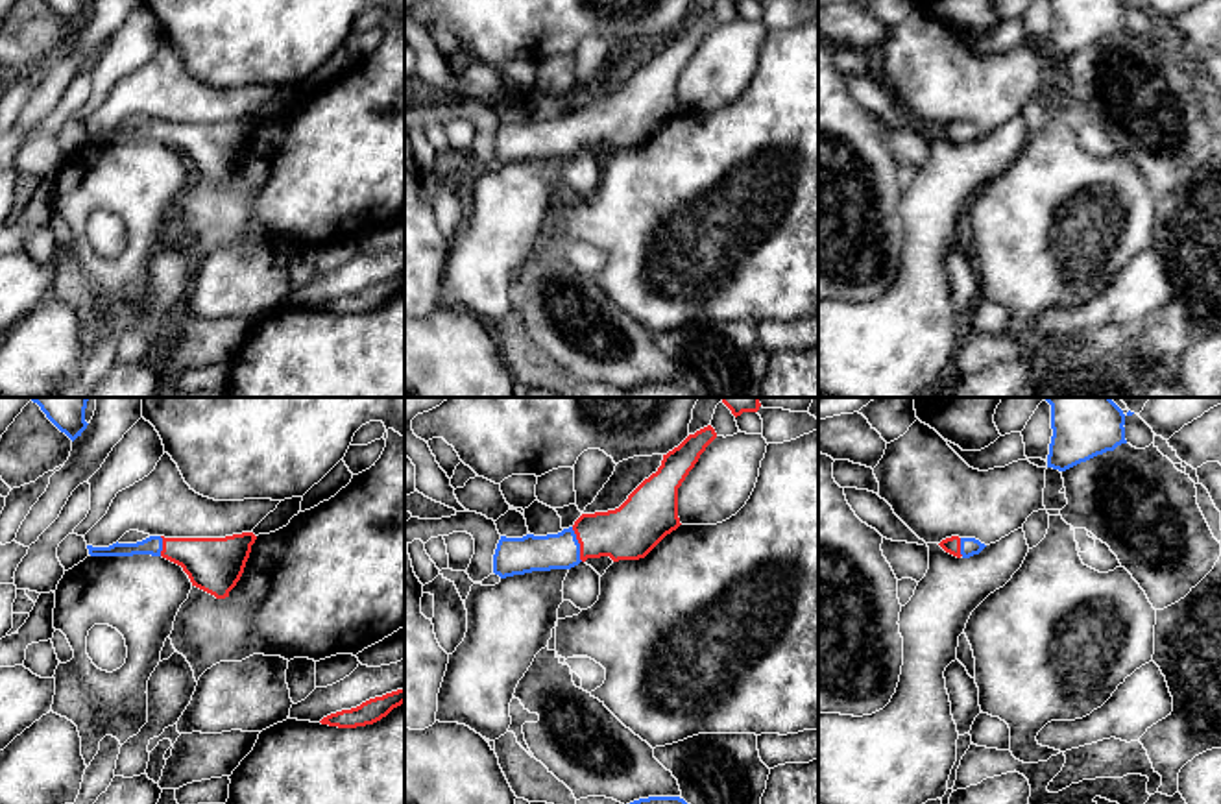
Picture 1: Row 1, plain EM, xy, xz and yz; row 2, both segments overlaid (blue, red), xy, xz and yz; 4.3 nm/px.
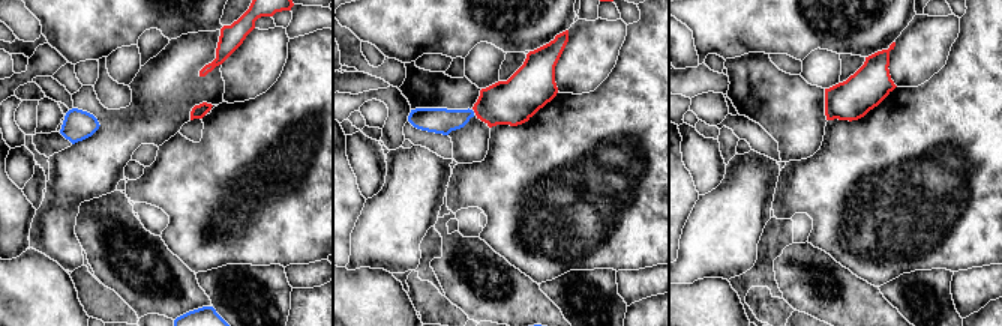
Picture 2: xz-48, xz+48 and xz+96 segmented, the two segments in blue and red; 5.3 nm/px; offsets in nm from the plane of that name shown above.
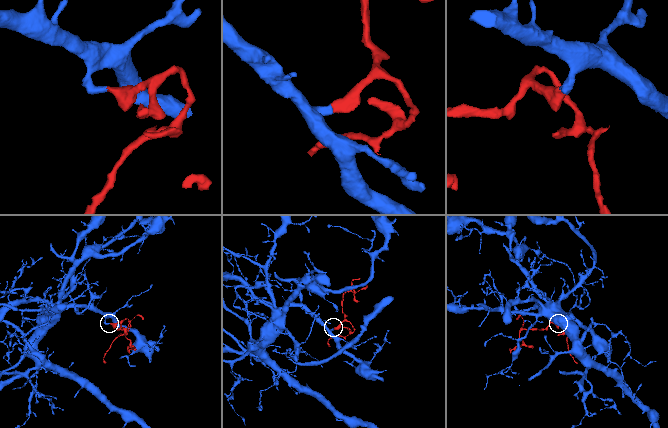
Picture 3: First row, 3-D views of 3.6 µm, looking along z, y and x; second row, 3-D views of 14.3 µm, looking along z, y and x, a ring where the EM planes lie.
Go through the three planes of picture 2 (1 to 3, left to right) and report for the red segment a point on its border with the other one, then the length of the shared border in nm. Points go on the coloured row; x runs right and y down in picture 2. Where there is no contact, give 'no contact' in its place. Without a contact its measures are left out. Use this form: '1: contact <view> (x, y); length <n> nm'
1: no contact
2: no contact
3: no contact

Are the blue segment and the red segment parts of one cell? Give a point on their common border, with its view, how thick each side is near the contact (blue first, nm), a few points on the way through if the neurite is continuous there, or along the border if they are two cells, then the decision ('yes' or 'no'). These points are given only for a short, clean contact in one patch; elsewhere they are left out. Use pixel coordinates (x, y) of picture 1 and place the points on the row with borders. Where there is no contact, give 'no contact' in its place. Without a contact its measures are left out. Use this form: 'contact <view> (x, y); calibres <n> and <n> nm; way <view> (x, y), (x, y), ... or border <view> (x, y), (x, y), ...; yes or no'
contact xz (579, 544); calibres 160 and 240 nm; way xz (531, 553), (564, 551), (579, 544), (593, 535), (628, 533); yes

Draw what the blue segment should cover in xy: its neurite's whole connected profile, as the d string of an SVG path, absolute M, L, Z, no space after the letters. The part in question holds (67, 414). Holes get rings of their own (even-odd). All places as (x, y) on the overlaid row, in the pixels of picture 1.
M31 397L46 418L72 442L87 429L85 408L89 397Z

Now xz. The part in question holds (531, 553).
M711 425L689 434L663 455L656 473L645 479L615 510L582 514L558 534L523 538L501 536L493 554L493 573L501 579L532 571L571 569L587 558L645 558L682 523L678 488L717 438Z

